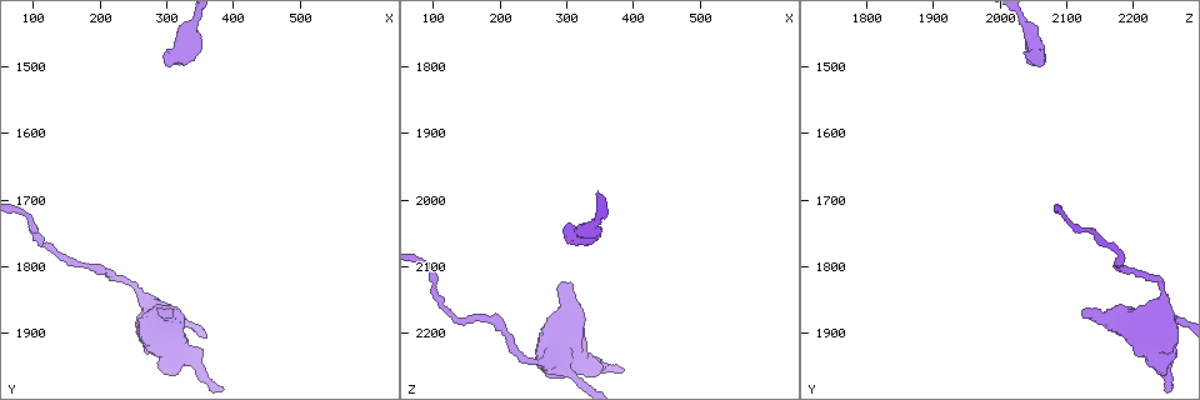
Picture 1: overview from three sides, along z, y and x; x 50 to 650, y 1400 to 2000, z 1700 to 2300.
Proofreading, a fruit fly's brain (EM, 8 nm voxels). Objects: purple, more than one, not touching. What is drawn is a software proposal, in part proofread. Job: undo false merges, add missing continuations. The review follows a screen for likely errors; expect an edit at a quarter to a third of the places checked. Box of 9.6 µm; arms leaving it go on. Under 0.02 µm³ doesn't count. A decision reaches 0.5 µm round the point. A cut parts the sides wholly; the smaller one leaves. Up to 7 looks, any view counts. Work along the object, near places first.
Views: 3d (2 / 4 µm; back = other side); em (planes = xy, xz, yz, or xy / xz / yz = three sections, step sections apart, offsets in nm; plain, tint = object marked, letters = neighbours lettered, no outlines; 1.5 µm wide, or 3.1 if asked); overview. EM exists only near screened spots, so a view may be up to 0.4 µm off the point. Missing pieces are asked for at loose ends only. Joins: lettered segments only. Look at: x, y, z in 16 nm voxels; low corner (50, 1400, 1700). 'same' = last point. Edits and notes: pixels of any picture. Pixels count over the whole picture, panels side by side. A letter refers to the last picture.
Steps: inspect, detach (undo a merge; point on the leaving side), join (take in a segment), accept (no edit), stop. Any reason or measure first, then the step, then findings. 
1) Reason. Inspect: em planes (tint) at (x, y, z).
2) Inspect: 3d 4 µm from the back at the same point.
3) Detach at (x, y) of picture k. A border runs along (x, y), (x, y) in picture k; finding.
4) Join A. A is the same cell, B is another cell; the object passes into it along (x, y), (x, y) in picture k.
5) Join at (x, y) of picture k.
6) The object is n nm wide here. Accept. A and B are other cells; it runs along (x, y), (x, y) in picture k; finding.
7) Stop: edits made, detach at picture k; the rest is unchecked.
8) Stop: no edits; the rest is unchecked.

Narrows sharply. Inspect: em xz step 4 (tint) at (105, 1750, 2125).

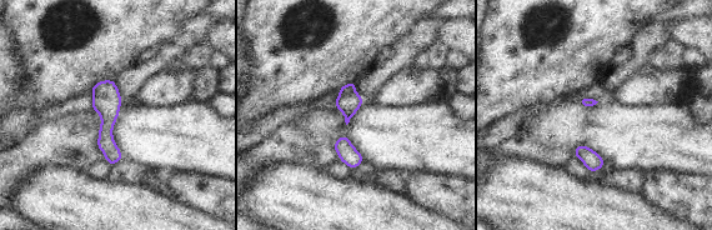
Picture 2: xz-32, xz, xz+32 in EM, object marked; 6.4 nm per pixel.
Another direction. Inspect: em planes (letters) at the same point.

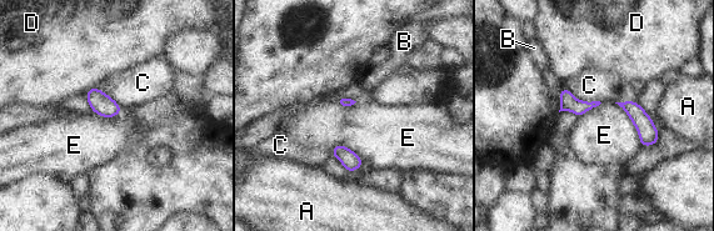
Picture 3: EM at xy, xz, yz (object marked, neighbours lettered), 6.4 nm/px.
The object is 50 nm wide here. Accept. A, B, C, D and E are other cells; all the same neuron.

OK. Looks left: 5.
Calibre changes. Inspect: 3d 4 µm from the back at (300, 1885, 2250).

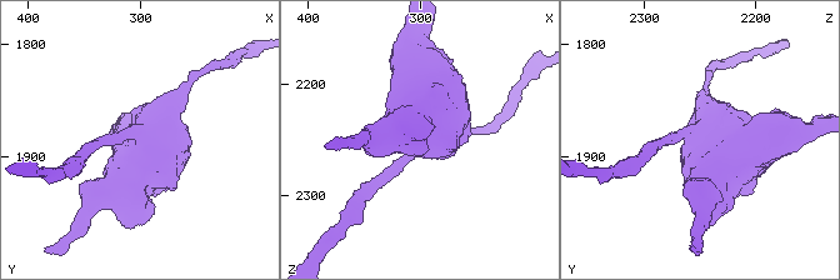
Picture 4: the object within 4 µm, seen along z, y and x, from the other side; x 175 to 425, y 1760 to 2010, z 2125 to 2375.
Inspect: em planes (tint) at (296, 1884, 2252).

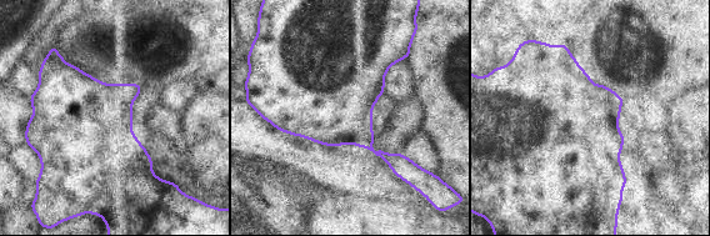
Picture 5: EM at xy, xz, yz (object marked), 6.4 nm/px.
See the neighbours. Inspect: em planes (letters) at the same point.

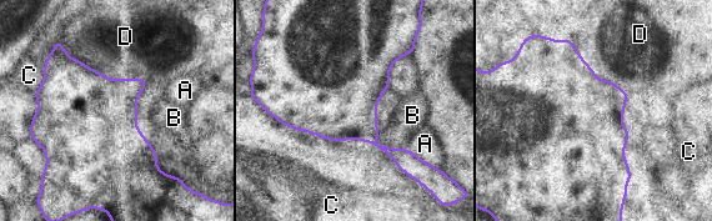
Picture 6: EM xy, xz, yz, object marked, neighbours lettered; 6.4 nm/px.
Accept. A, B, C and D are other cells; a border runs along (376, 136), (380, 145), (404, 147) in picture 6; all the same neuron.

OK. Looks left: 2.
Stops while still wide. Inspect: 3d 2 µm at (300, 1495, 2060).

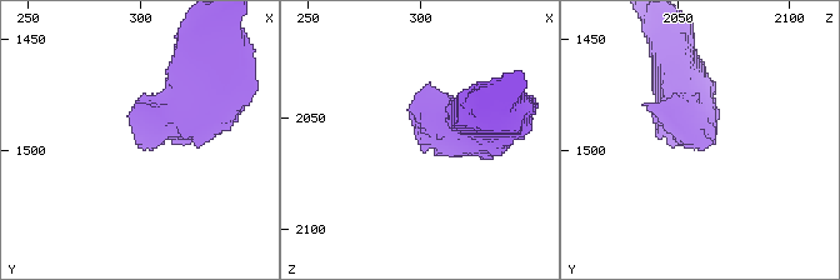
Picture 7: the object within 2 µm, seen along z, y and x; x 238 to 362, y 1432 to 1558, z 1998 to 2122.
Inspect: em xy step 8 (letters) at (297, 1493, 2058).

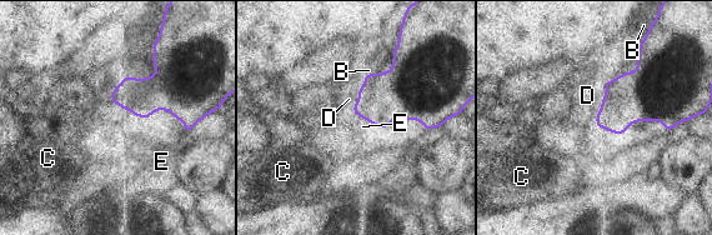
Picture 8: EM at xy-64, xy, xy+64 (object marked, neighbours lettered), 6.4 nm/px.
Accept. B, C, D and E are other cells; a border runs along (605, 83), (602, 104), (595, 116) in picture 8; none of them fits.

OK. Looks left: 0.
Stop: no edits; the rest is unchecked.

